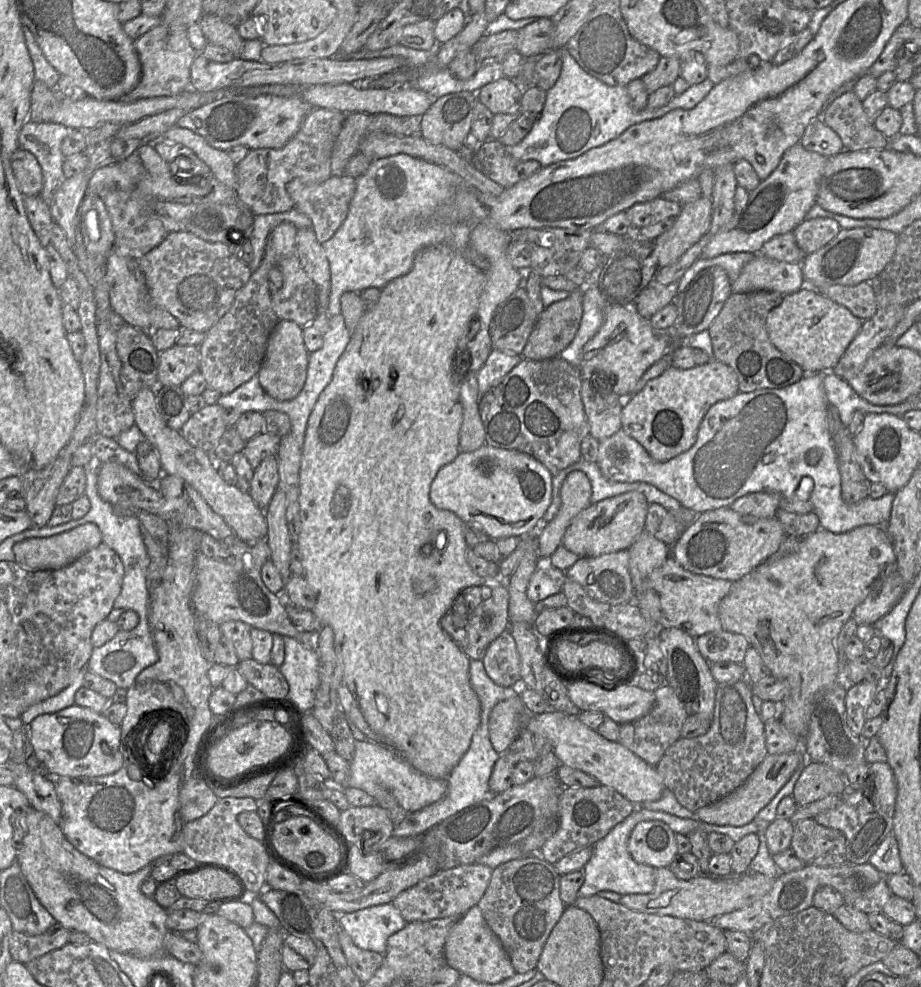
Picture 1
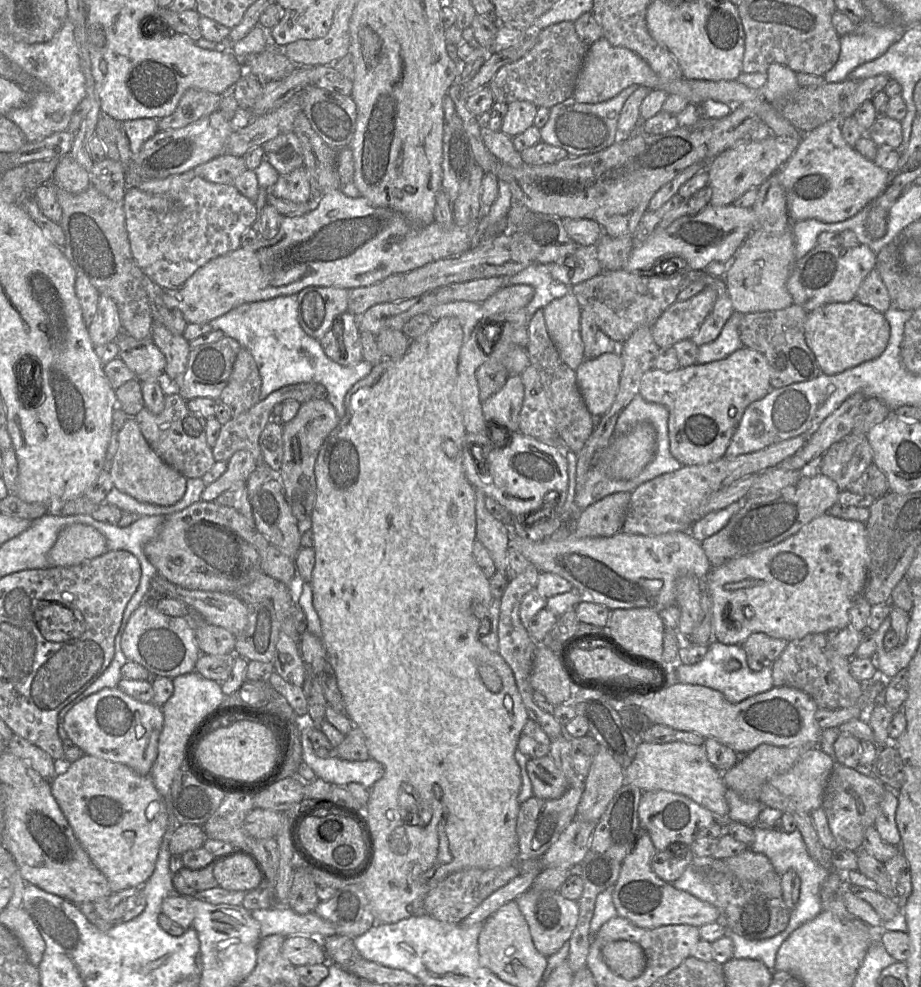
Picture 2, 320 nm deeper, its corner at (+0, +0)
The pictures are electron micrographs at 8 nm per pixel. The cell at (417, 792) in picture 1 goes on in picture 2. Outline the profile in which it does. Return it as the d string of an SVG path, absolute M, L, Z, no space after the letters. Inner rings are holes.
M305 727L300 728L303 767L310 777L318 777L330 784L346 786L351 782L370 788L384 774L383 765L373 758L362 761L345 760L337 755L318 757L313 750Z

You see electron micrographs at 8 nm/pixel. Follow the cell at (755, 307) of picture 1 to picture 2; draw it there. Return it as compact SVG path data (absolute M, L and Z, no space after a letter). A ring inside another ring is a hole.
M793 304L782 310L746 313L741 317L740 339L745 347L759 351L767 358L771 367L770 383L774 389L810 381L823 374L805 340L804 326L808 313L801 306Z

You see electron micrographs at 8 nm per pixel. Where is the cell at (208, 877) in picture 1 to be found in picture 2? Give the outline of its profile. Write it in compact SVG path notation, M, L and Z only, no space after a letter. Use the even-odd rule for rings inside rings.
M242 855L215 864L213 876L218 887L229 891L251 891L263 881L261 868Z

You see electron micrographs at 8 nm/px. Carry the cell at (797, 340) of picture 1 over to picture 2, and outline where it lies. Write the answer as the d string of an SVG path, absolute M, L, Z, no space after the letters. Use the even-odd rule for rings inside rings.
M854 299L847 303L822 305L809 312L804 334L822 373L831 376L877 359L888 345L890 325L883 313Z

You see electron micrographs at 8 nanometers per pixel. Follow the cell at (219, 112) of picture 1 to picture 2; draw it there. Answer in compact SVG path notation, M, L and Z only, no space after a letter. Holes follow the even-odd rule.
M216 110L185 127L158 131L143 144L140 152L133 156L128 165L127 187L135 187L141 180L163 179L184 173L217 156L226 154L226 143L235 128L234 124Z

